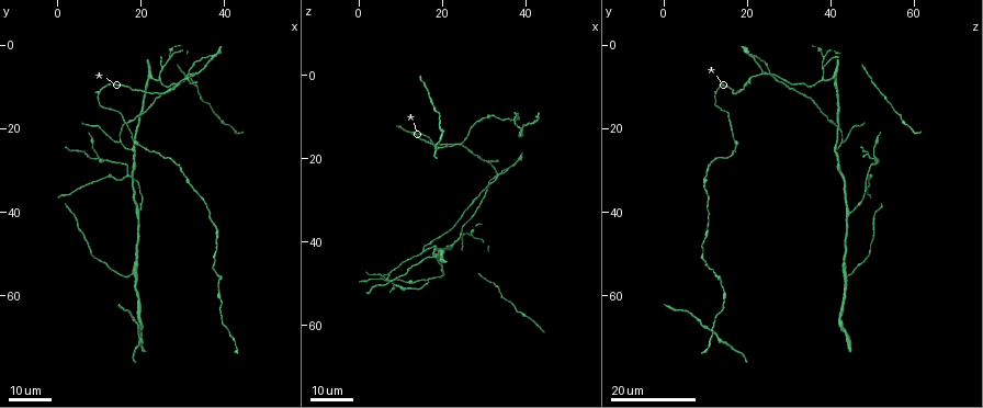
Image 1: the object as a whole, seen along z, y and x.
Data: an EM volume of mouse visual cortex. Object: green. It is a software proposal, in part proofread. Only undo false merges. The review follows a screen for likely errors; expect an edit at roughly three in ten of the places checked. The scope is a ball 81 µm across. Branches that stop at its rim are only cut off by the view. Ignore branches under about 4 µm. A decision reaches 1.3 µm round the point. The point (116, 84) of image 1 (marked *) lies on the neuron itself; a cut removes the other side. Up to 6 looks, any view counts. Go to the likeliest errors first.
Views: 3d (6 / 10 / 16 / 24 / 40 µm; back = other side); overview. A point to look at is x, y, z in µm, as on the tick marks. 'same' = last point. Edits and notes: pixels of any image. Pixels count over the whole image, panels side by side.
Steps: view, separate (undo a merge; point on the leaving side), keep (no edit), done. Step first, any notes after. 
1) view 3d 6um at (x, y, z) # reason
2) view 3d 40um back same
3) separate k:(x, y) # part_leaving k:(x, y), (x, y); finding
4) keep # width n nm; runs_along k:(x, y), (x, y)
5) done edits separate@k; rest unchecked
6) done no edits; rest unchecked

view 3d 16um at (10.0, 27.0, 51.0)

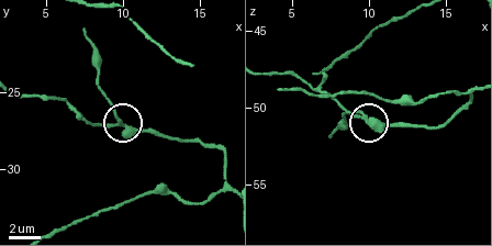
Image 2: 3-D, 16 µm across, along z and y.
view 3d 6um at (9.6, 26.8, 50.6)

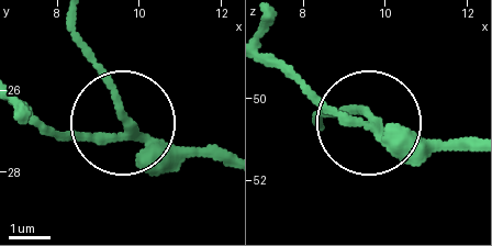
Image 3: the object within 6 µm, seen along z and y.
keep # runs_along 3:(222, 159), (148, 142), (68, 30); all the same neuron

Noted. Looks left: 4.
view 3d 24um at (18.0, 54.5, 43.5)

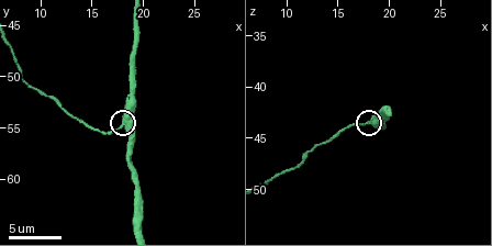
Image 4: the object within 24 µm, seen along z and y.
view 3d 10um at (17.8, 54.8, 43.4)

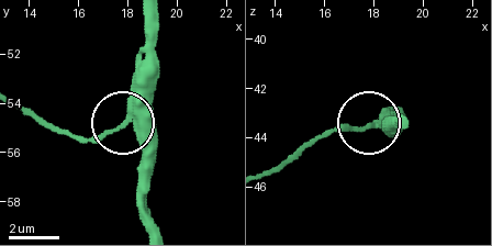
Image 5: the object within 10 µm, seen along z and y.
keep # one neuron here

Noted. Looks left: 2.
view 3d 24um at (18.5, 25.0, 41.5) # calibre changes

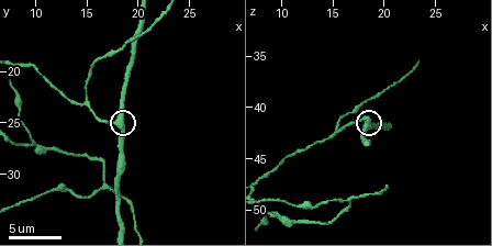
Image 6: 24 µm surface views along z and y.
view 3d 10um at (18.0, 25.2, 41.0)

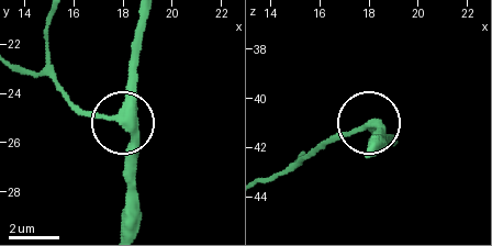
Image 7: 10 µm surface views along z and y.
keep # runs_along 7:(45, 22), (52, 79), (131, 135), (133, 202); one neuron here

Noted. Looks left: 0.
done no edits; rest unchecked

